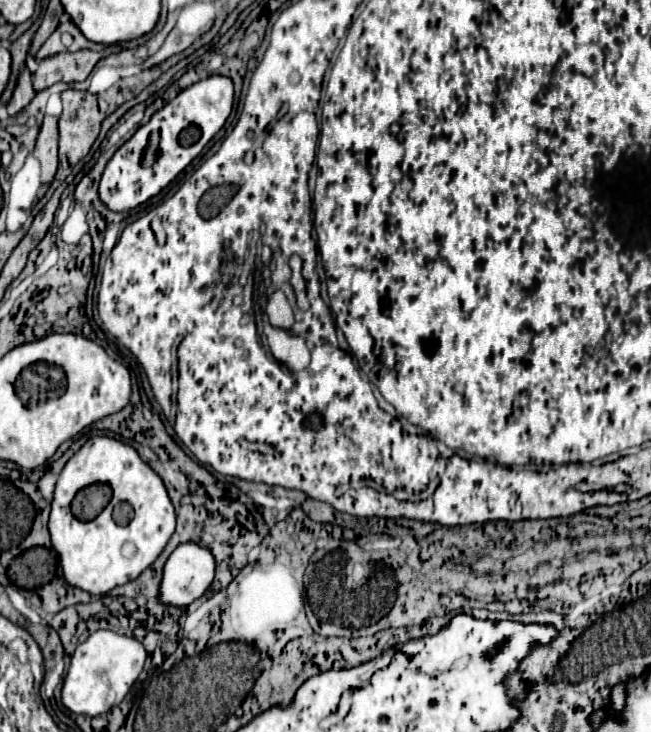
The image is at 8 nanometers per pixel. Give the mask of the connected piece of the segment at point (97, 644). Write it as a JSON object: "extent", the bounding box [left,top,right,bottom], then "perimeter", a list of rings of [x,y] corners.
{"extent":[63,630,147,716],"perimeter":[[[111,630],[93,632],[83,644],[77,646],[71,656],[71,664],[63,682],[63,704],[71,712],[85,716],[109,712],[127,696],[143,670],[145,658],[147,652],[139,640],[115,634]]]}

